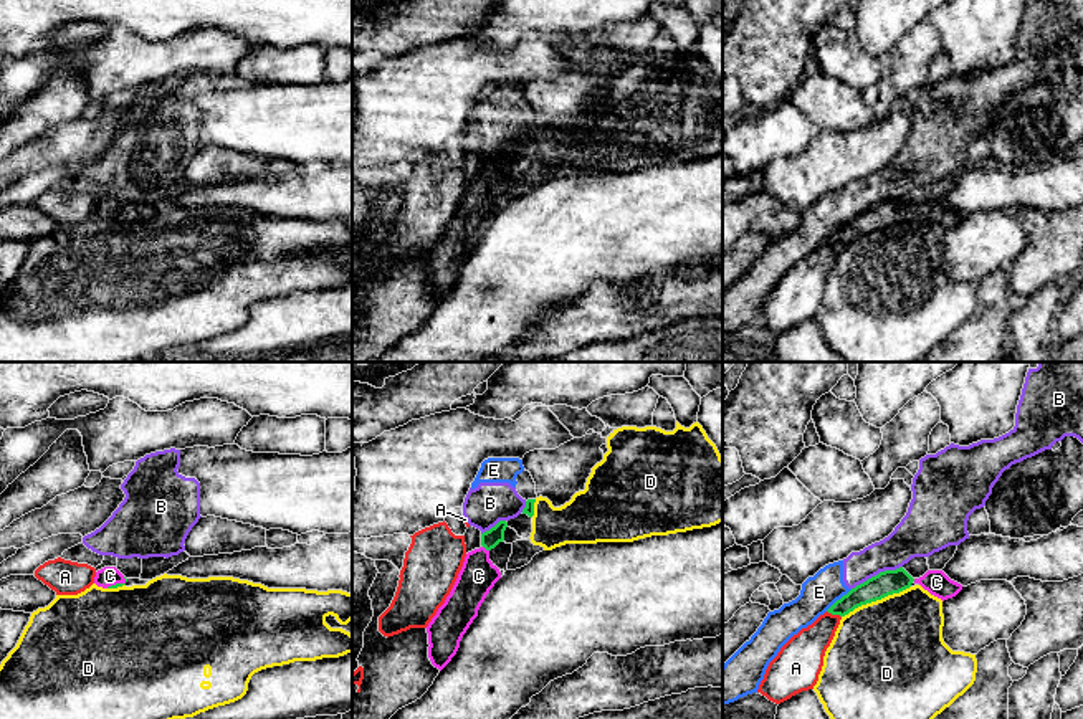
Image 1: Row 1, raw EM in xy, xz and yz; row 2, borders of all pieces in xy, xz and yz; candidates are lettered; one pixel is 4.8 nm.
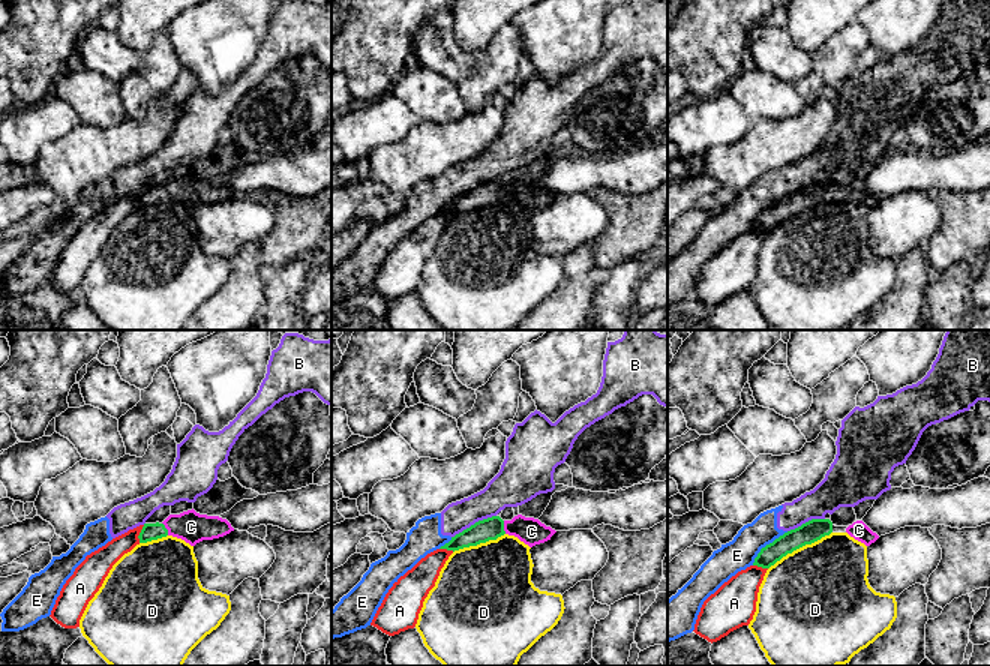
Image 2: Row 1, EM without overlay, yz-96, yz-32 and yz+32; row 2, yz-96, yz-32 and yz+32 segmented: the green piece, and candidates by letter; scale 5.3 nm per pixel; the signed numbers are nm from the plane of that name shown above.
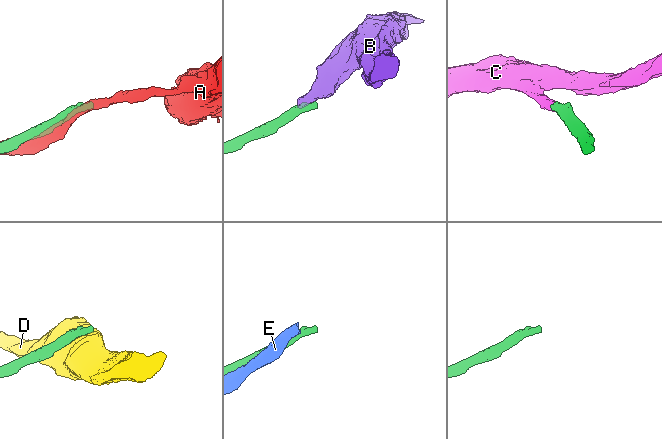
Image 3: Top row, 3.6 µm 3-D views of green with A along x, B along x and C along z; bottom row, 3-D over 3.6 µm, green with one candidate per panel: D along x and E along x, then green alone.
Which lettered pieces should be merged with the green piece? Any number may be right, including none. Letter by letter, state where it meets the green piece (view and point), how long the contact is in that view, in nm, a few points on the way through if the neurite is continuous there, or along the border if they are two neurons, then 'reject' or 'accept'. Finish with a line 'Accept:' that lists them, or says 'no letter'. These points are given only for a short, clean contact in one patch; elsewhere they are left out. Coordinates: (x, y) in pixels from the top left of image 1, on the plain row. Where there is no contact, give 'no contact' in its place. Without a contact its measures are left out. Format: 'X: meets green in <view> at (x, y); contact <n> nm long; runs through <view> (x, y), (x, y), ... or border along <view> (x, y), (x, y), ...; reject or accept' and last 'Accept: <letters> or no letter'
A: meets green in yz at (834, 243); contact 80 nm long; reject
B: meets green in yz at (878, 204); contact 280 nm long; border along yz (901, 195), (892, 200), (880, 200), (852, 219); reject
C: meets green in xz at (486, 179); contact 40 nm long; runs through xz (490, 169), (486, 179), (478, 189), (478, 205); accept
D: meets green in yz at (875, 230); contact 360 nm long; reject
E: meets green in yz at (840, 228); contact 170 nm long; reject
Accept: C

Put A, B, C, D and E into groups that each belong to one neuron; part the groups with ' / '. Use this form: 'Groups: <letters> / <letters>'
Groups: A / B E / C / D

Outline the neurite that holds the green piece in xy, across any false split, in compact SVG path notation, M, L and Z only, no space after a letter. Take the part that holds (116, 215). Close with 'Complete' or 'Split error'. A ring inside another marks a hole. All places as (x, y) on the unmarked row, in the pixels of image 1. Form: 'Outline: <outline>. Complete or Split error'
Outline: M104 197L96 202L94 213L103 218L117 218L126 215L127 208L116 197Z. Split error

